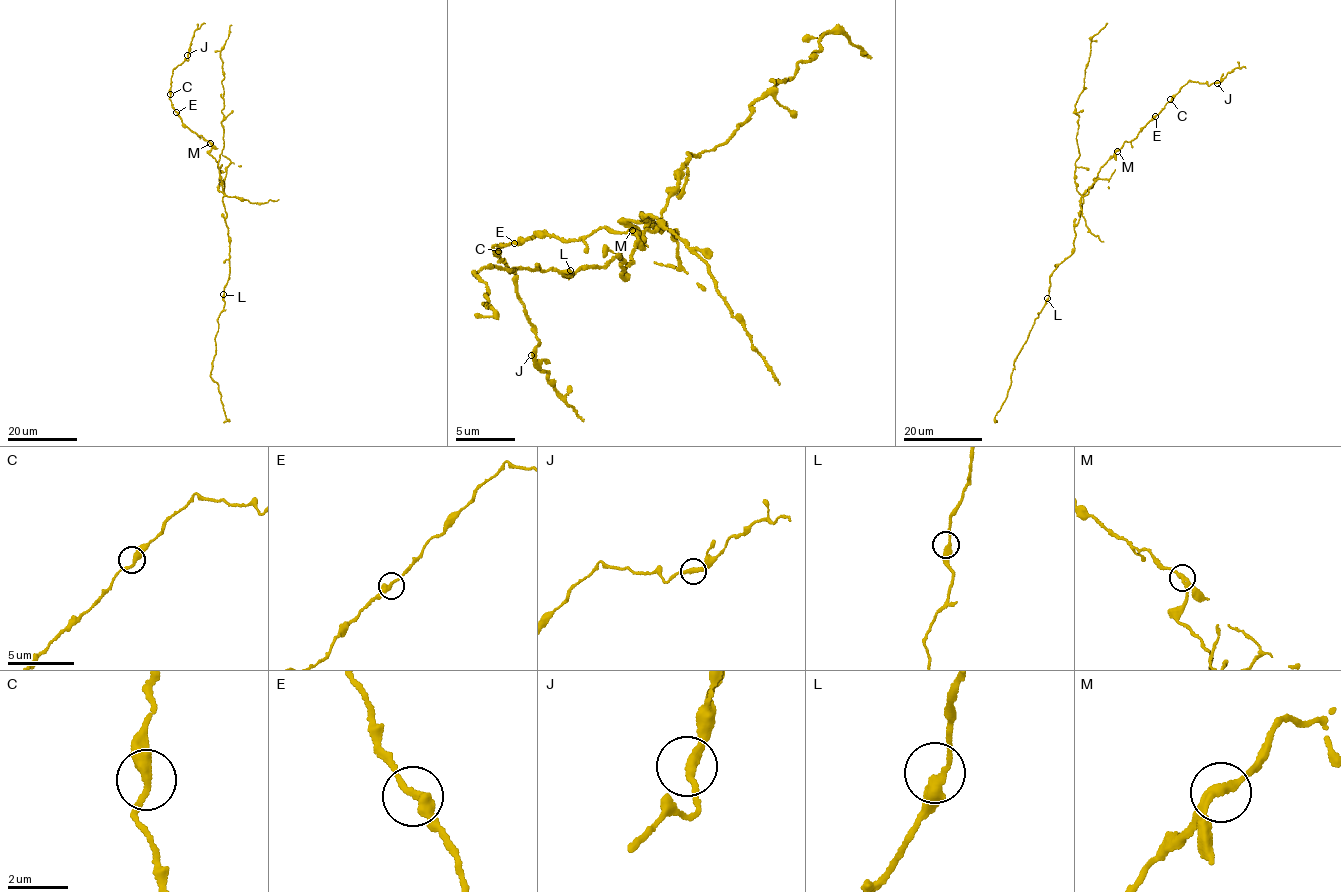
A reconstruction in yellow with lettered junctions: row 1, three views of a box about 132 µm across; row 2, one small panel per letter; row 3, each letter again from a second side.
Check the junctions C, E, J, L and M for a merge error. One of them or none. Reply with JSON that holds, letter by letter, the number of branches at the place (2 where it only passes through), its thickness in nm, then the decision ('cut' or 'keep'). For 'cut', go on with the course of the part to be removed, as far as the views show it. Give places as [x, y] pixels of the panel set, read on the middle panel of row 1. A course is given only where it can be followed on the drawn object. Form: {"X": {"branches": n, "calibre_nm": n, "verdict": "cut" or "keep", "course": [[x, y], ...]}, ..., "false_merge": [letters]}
{"C": {"branches": 2, "calibre_nm": 360, "verdict": "keep"}, "E": {"branches": 2, "calibre_nm": 300, "verdict": "keep"}, "J": {"branches": 2, "calibre_nm": 280, "verdict": "keep"}, "L": {"branches": 2, "calibre_nm": 340, "verdict": "keep"}, "M": {"branches": 2, "calibre_nm": 280, "verdict": "cut", "course": [[633, 231], [628, 222], [653, 221], [654, 228], [641, 219], [648, 215], [686, 239], [779, 383]]}, "false_merge": ["M"]}

